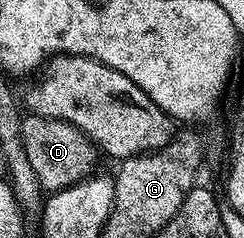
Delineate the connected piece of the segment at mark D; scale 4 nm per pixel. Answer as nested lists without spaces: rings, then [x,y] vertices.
[[[26,114],[22,118],[22,141],[24,154],[28,154],[28,162],[32,162],[32,170],[36,170],[39,189],[53,194],[71,188],[87,179],[95,171],[94,163],[100,157],[100,148],[89,136],[86,136],[75,124],[57,120],[51,116]]]

